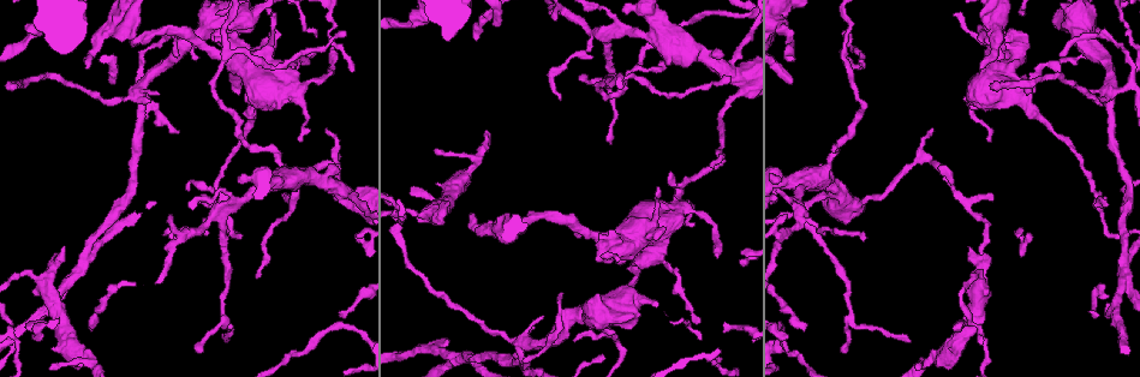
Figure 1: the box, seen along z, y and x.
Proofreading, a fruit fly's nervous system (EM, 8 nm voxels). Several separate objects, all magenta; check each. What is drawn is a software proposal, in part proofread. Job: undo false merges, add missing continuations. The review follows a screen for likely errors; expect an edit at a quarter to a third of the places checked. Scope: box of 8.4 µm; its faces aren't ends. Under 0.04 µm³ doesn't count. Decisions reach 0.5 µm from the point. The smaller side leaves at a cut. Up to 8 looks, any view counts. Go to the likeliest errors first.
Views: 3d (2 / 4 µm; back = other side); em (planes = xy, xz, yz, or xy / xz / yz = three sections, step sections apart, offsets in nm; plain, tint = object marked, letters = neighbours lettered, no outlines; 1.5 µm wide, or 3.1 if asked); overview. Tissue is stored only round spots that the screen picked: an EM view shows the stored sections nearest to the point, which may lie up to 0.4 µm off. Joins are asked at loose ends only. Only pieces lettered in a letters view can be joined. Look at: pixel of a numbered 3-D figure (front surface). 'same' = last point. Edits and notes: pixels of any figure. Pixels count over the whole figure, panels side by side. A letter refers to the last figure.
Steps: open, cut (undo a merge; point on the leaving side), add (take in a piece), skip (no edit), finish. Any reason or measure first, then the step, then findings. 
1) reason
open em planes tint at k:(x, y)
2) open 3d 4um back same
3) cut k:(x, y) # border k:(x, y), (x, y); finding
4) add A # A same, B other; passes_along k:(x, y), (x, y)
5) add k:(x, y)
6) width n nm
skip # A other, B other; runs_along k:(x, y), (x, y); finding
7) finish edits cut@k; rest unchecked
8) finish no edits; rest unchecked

free end
open em planes letters at 1:(448, 203)

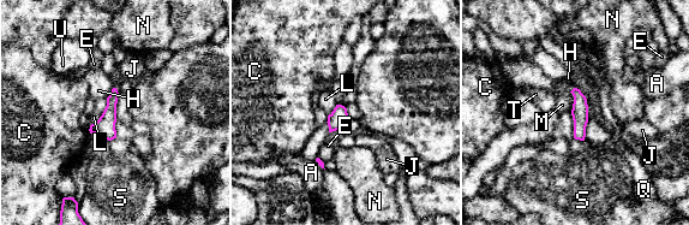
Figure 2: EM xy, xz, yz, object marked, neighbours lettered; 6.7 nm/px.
skip # A other, C other, E other, H other, J other, L other, M other, N other, Q other, S other, T other, U other; runs_along 2:(575, 92), (580, 100), (581, 136); no lettered piece goes on from it

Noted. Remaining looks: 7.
four-way junction
open 3d 4um at 1:(801, 186)

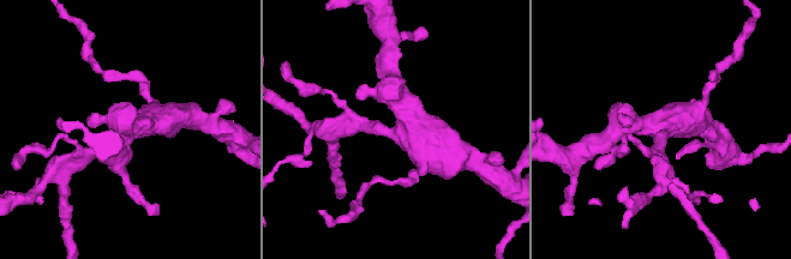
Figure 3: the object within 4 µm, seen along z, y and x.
open em planes tint at 3:(662, 131)

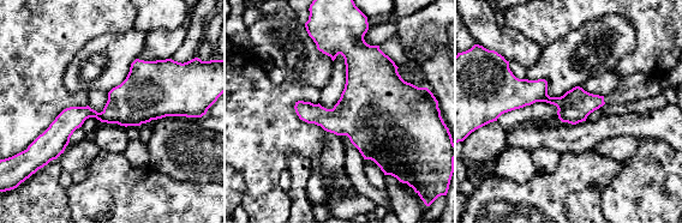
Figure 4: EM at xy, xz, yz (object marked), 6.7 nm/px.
see the neighbours
open em planes letters same

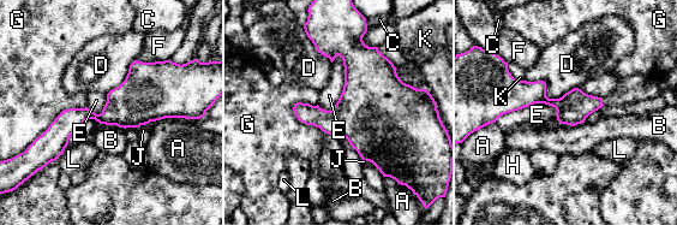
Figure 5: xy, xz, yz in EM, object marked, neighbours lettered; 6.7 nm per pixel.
skip # A other, B other, C other, D other, E other, F other, G other, H other, J other, K other, L other; runs_along 5:(599, 100), (510, 98), (497, 105); one cell here

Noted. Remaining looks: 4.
branch stops here
open em planes letters at 1:(845, 30)

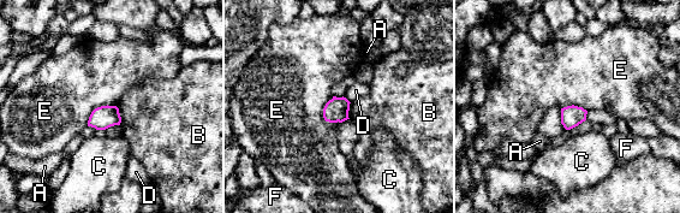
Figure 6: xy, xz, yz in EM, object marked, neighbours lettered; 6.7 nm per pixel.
width 140 nm
skip # A other, B other, C other, D other, E other, F other; border 6:(333, 95), (323, 118), (340, 123); none of them fits

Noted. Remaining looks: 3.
finish no edits; rest unchecked

